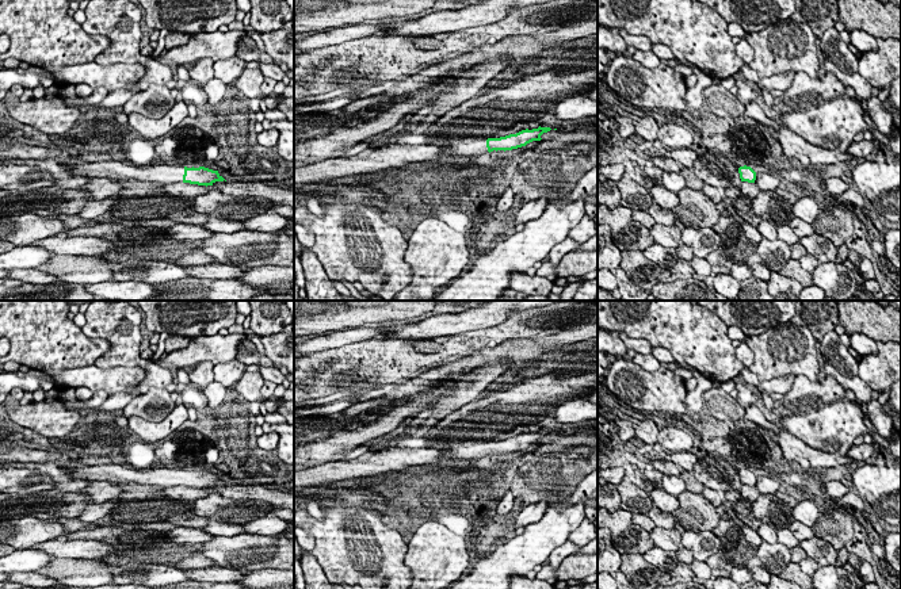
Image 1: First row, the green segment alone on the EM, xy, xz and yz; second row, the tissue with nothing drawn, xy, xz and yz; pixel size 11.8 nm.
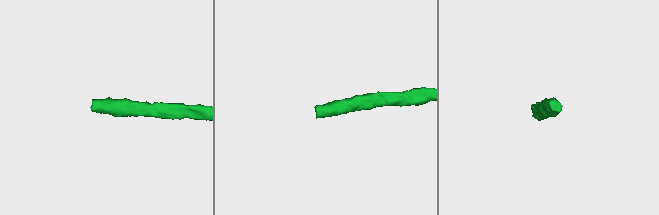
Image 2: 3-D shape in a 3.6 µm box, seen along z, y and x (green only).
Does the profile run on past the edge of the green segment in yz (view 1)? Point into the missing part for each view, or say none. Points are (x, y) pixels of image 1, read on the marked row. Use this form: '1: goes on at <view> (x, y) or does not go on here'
1: does not go on here

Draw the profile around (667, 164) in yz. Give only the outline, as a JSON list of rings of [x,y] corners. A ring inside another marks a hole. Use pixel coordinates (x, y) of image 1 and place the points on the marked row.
[[[669,156],[653,157],[653,164],[654,164],[654,167],[661,168],[664,172],[679,172],[683,168],[683,165],[680,162],[676,162]]]

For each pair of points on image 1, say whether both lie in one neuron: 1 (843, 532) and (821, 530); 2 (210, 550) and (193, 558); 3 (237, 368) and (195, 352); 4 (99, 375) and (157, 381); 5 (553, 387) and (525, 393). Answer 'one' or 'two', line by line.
1: one
2: two
3: two
4: two
5: one

